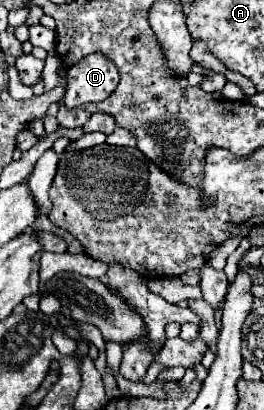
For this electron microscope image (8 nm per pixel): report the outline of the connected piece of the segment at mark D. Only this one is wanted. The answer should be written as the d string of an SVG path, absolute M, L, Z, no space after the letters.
M92 53L68 69L64 105L80 107L84 103L104 101L108 95L112 95L116 85L118 85L116 65L108 57Z

